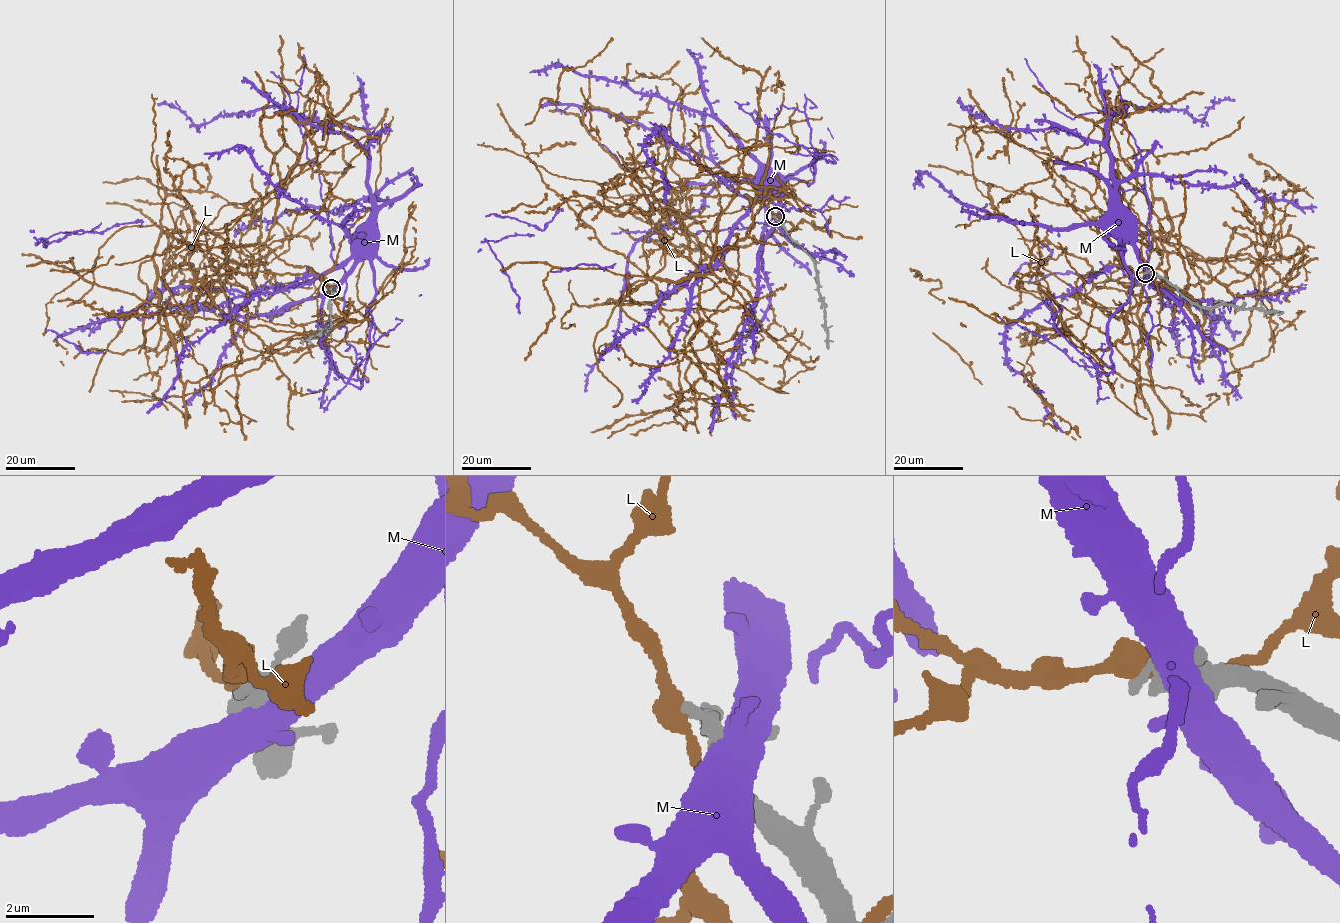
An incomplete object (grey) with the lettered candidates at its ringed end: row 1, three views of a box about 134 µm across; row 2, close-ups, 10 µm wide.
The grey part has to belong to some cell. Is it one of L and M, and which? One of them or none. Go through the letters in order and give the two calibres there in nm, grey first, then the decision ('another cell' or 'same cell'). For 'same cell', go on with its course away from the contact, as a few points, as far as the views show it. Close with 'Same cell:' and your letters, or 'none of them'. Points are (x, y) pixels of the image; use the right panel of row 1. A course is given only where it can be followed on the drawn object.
L: 400/240 nm | another cell
M: 400/460 nm | another cell
Same cell: none of them

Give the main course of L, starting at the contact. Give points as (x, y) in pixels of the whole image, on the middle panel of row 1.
L: (775, 219), (735, 194), (641, 213), (610, 182), (696, 219), (726, 273), (617, 208), (720, 180), (857, 206)

